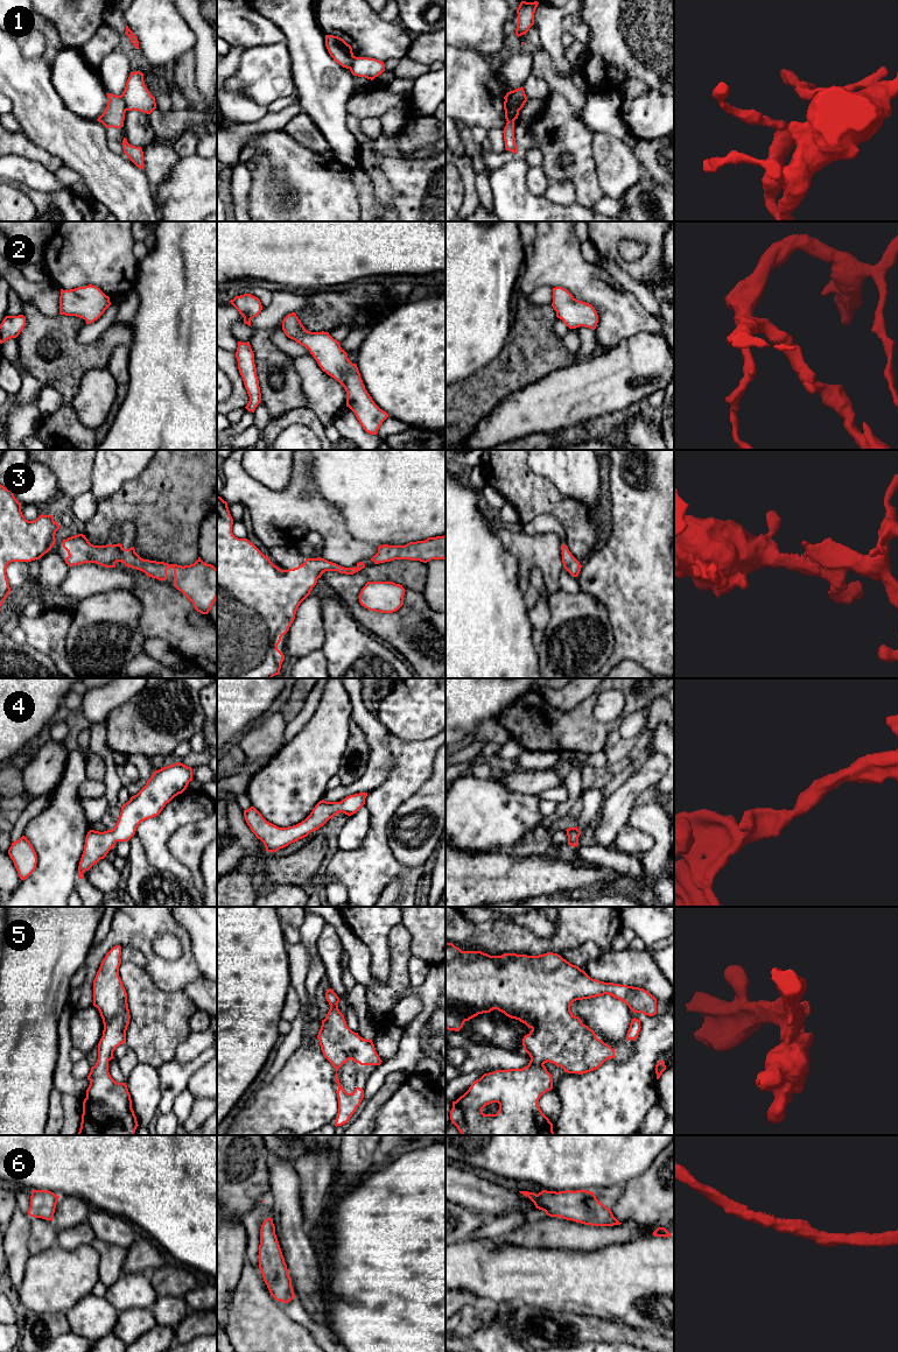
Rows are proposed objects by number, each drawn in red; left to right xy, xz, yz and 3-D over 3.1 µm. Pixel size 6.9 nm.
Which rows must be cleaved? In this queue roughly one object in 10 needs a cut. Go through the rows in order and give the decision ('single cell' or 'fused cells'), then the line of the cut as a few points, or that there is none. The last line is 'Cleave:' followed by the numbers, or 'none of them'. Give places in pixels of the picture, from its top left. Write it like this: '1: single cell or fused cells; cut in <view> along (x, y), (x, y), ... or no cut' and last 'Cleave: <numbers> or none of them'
1: fused cells; cut in yz along (506, 94), (517, 103), (518, 111)
2: single cell; no cut
3: single cell; no cut
4: single cell; no cut
5: single cell; no cut
6: single cell; no cut
Cleave: 1

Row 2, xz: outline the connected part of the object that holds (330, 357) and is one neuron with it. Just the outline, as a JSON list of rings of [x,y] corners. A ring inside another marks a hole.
[[[295,312],[282,321],[286,336],[309,350],[318,366],[337,380],[346,392],[346,407],[356,415],[363,429],[377,435],[388,414],[380,409],[363,383],[357,364],[352,364],[339,341],[329,332],[310,332],[304,329]]]

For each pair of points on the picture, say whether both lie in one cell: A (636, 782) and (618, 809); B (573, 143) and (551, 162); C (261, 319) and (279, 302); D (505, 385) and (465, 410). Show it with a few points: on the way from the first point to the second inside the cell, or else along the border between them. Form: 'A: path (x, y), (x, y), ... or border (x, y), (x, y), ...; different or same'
A: path (630, 789), (621, 802); same
B: path (567, 143), (553, 156); same
C: path (266, 316), (275, 307); same
D: path (496, 385), (491, 385), (475, 401); same

